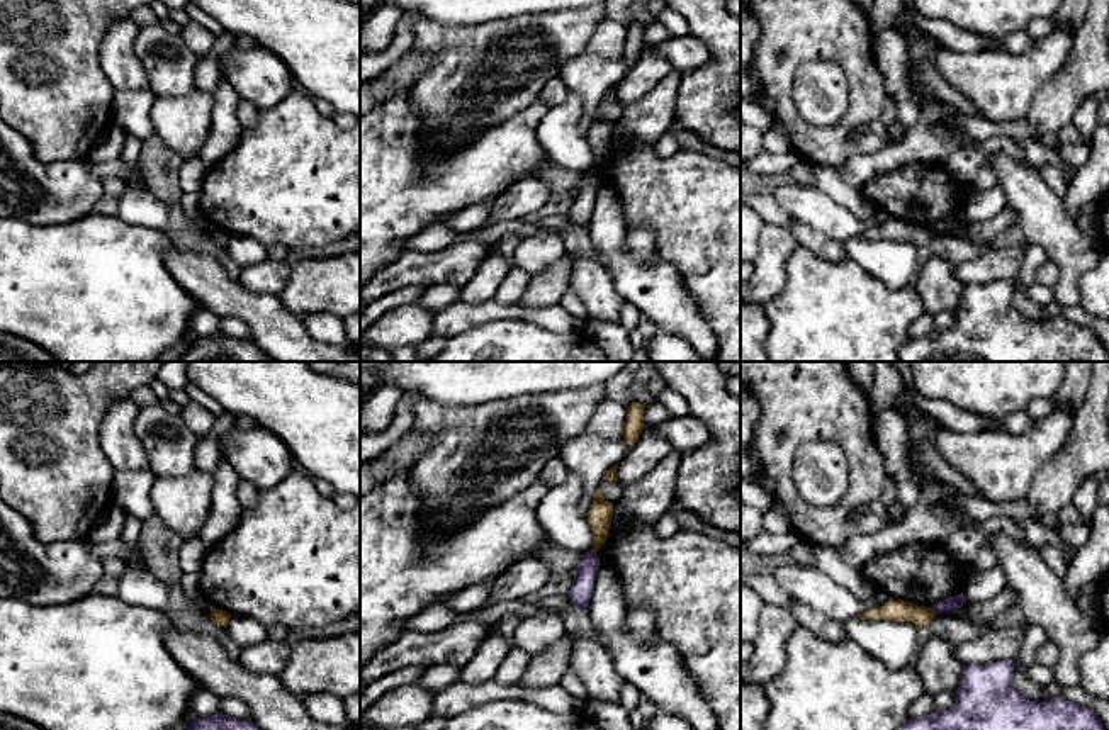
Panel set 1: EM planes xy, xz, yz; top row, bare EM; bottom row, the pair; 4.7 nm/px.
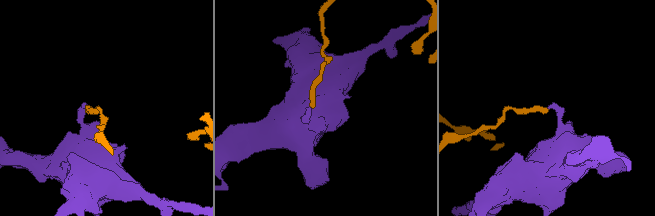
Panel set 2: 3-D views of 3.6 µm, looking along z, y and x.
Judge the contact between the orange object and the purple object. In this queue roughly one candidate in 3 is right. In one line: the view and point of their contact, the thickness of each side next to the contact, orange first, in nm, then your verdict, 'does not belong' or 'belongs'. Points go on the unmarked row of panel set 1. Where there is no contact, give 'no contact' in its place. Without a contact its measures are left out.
yz (933, 231) | 110/70 nm | does not belong

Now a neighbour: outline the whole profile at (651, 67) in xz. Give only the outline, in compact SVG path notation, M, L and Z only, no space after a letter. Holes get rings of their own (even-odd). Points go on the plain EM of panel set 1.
M644 46L637 63L616 87L618 102L635 102L642 93L654 88L654 85L671 70L673 68L664 56L654 53L649 46Z

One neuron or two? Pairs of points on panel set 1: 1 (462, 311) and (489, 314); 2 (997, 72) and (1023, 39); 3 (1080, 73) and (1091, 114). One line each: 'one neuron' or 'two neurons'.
1: one neuron
2: two neurons
3: two neurons

